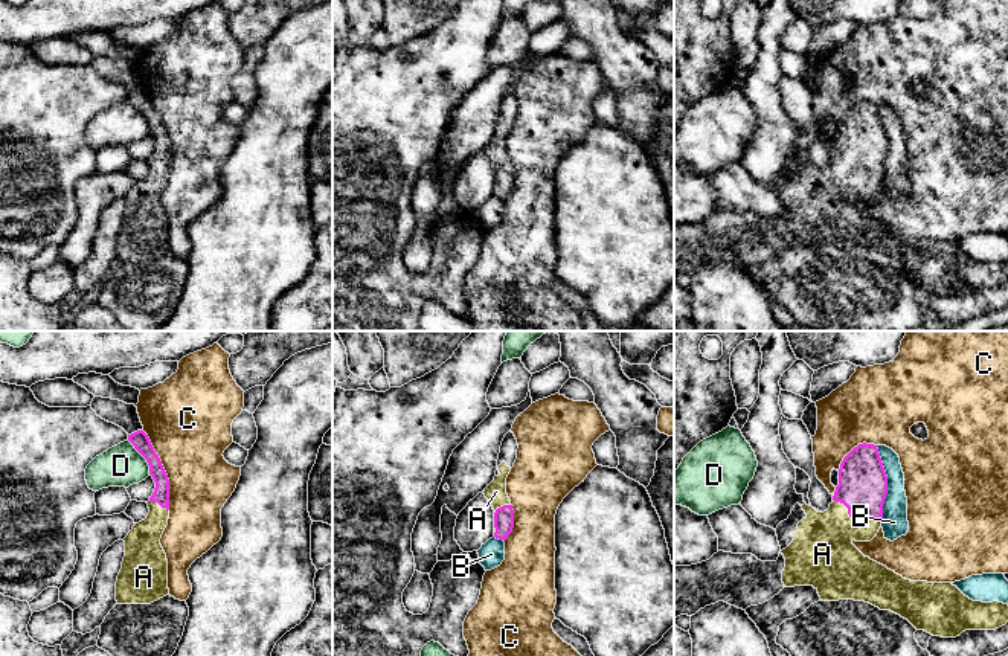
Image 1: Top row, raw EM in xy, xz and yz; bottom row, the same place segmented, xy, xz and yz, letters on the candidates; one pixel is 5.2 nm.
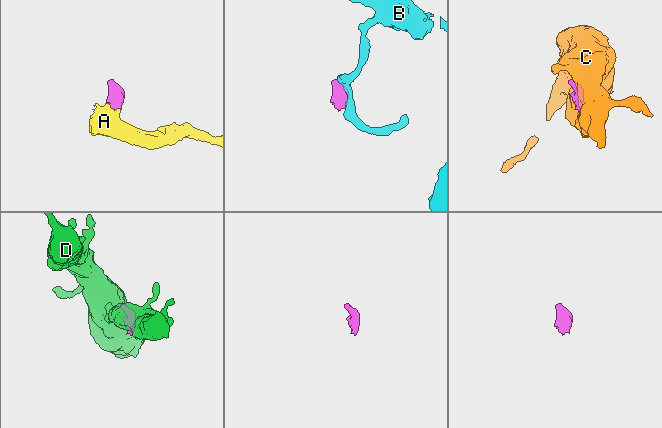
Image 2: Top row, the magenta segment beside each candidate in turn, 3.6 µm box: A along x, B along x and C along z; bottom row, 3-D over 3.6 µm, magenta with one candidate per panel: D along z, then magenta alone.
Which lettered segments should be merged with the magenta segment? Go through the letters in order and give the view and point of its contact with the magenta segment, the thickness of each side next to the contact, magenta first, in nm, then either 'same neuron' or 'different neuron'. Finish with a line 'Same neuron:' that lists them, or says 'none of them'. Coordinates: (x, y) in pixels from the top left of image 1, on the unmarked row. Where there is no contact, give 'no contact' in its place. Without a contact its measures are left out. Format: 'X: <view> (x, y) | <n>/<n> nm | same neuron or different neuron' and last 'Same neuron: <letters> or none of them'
A: yz (856, 177) | 260/340 nm | same neuron
B: yz (886, 141) | 260/140 nm | different neuron
C: xy (163, 128) | 90/420 nm | different neuron
D: xy (142, 113) | 90/220 nm | different neuron
Same neuron: A

